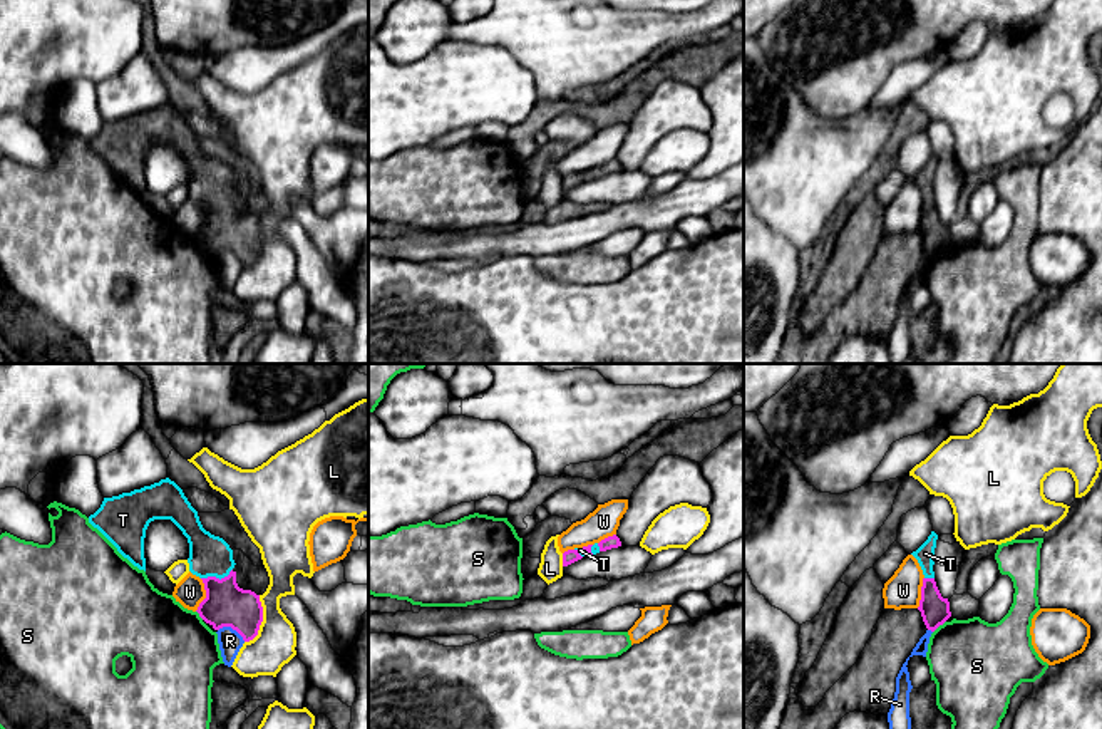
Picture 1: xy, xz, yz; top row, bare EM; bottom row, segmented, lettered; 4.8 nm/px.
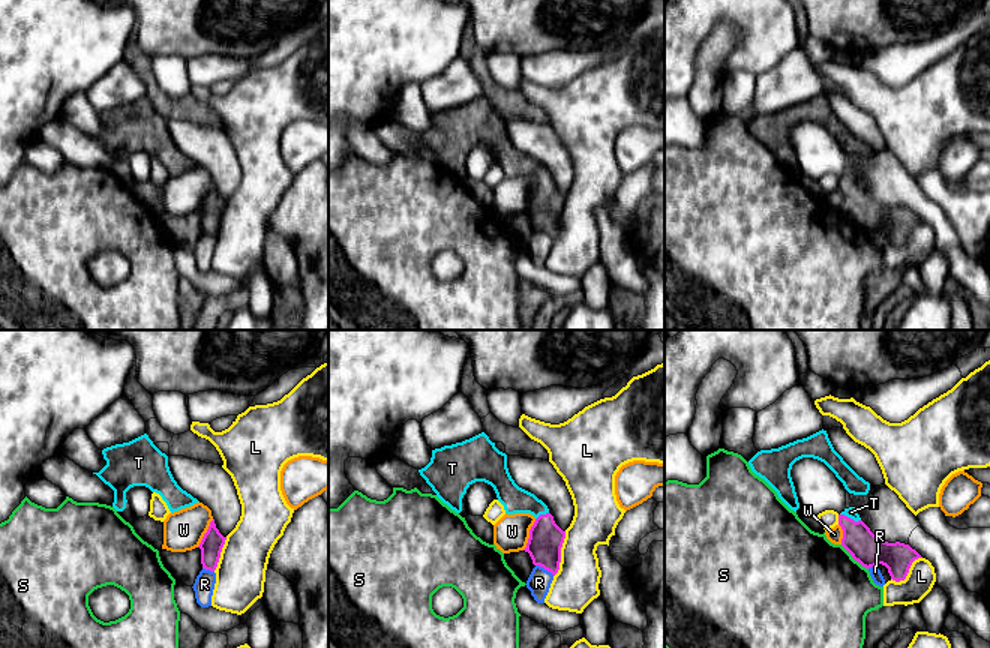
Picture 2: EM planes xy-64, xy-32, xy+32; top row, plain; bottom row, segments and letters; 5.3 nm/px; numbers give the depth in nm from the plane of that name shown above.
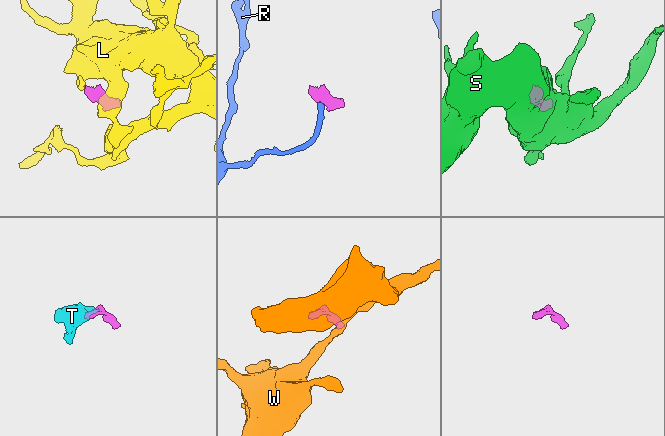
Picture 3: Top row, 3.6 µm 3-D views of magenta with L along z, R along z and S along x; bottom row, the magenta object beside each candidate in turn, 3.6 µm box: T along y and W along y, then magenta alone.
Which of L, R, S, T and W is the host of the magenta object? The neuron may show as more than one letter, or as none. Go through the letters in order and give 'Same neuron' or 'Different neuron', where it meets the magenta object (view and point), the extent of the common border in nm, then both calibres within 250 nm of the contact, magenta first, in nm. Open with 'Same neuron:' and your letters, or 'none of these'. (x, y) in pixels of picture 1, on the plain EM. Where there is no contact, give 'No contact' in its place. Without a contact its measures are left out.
Same neuron: T
L: Different neuron. Touches magenta at xy (262, 245). Shared border 240 nm. Thickness 200 nm (magenta) against 200 nm
R: Different neuron. Touches magenta at xy (231, 252). Shared border 150 nm. Thickness 200 nm (magenta) against 110 nm
S: Different neuron. Touches magenta at yz (938, 250). Shared border 90 nm. Thickness 140 nm (magenta) against 420 nm
T: Same neuron. Touches magenta at xy (216, 203). Shared border 160 nm. Thickness 200 nm (magenta) against 200 nm
W: Different neuron. Touches magenta at xy (206, 220). Shared border 160 nm. Thickness 200 nm (magenta) against 150 nm

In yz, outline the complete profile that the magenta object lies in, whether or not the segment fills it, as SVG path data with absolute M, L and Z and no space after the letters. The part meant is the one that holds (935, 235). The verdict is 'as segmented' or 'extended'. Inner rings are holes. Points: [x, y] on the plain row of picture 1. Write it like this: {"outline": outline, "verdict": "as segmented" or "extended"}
{"outline": "M931 156L928 164L916 176L911 178L918 184L924 199L918 235L921 236L926 253L931 256L935 256L951 241L950 226L948 223L941 221L935 206L933 183L935 183L936 164L938 159Z", "verdict": "extended"}

